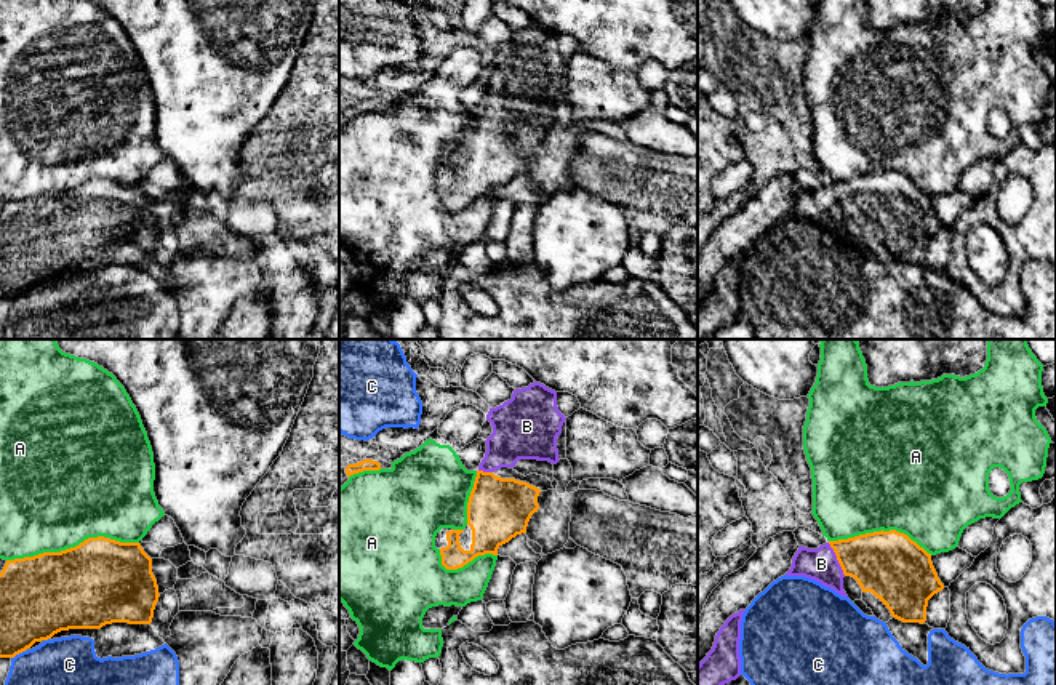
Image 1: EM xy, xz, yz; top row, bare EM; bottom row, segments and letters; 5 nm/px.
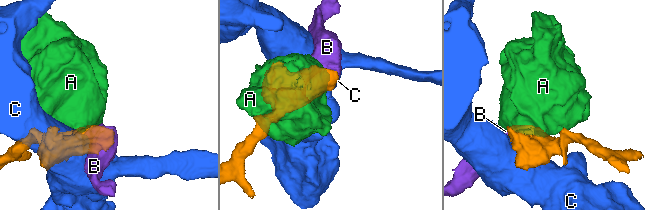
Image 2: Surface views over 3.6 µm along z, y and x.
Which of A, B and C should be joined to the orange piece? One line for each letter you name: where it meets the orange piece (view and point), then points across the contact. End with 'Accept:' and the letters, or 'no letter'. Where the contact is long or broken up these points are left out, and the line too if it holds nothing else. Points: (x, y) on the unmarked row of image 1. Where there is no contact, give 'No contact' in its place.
B: Touches orange at yz (837, 200)
Accept: B

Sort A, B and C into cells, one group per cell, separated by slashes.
A / B / C

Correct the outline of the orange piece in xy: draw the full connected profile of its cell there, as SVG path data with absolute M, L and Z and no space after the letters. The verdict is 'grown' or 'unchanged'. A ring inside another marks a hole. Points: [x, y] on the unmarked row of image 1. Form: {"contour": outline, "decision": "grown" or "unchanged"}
{"contour": "M98 178L61 194L6 202L0 214L0 299L14 299L35 283L48 282L61 272L101 270L112 264L150 266L158 238L152 200L139 184Z", "decision": "unchanged"}

